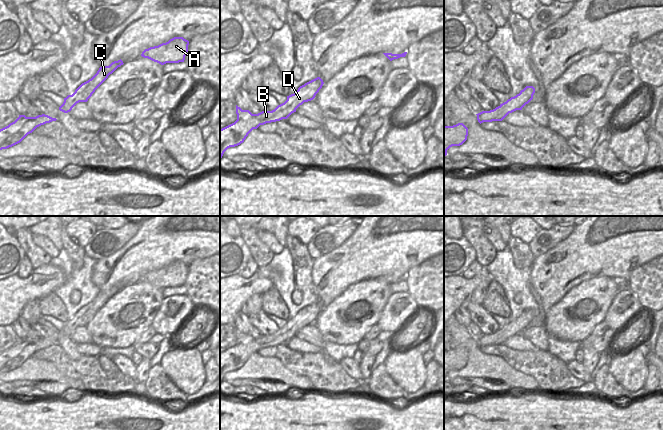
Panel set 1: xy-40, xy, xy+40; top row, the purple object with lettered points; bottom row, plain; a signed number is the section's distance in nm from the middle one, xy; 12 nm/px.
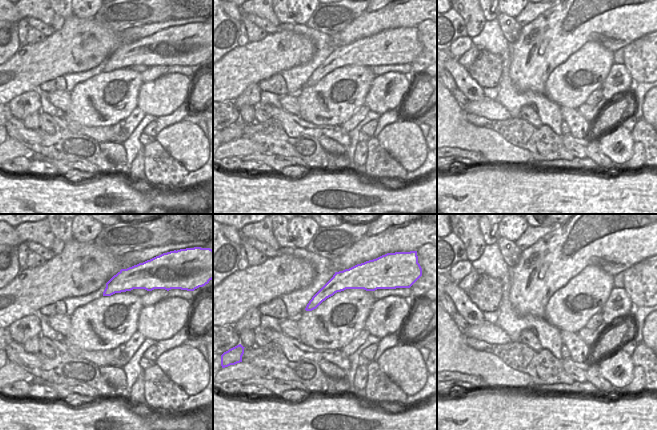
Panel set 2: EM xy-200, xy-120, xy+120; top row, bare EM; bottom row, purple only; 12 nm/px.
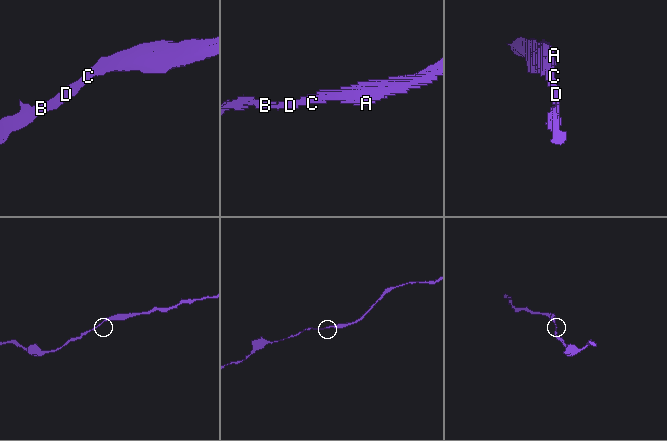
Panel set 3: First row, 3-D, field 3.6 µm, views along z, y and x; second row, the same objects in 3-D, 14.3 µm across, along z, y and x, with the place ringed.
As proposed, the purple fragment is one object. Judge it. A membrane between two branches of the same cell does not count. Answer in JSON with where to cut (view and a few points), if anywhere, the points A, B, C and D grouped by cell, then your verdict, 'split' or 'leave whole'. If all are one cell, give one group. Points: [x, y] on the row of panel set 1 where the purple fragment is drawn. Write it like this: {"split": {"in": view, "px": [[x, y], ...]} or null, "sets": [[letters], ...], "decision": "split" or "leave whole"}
{"split": null, "sets": [["A", "B", "C", "D"]], "decision": "leave whole"}

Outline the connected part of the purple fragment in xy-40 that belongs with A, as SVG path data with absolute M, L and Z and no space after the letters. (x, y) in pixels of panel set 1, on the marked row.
M174 37L166 43L145 49L141 56L161 65L184 62L189 41L183 37Z

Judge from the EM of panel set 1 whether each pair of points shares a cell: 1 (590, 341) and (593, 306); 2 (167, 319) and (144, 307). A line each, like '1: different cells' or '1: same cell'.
1: different cells
2: different cells

